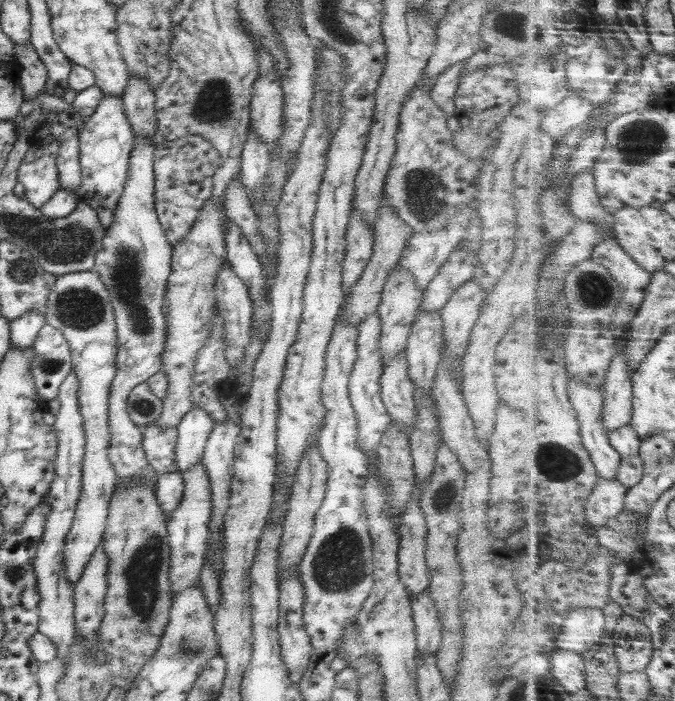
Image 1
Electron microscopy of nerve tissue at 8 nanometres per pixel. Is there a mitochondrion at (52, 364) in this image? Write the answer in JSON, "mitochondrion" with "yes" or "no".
{"mitochondrion":"yes"}

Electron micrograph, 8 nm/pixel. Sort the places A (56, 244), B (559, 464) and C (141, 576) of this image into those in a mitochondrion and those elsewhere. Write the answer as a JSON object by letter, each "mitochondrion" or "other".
{"A":"mitochondrion","B":"mitochondrion","C":"mitochondrion"}

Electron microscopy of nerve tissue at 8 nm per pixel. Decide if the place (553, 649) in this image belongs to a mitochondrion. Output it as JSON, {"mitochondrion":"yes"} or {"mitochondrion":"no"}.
{"mitochondrion":"no"}

